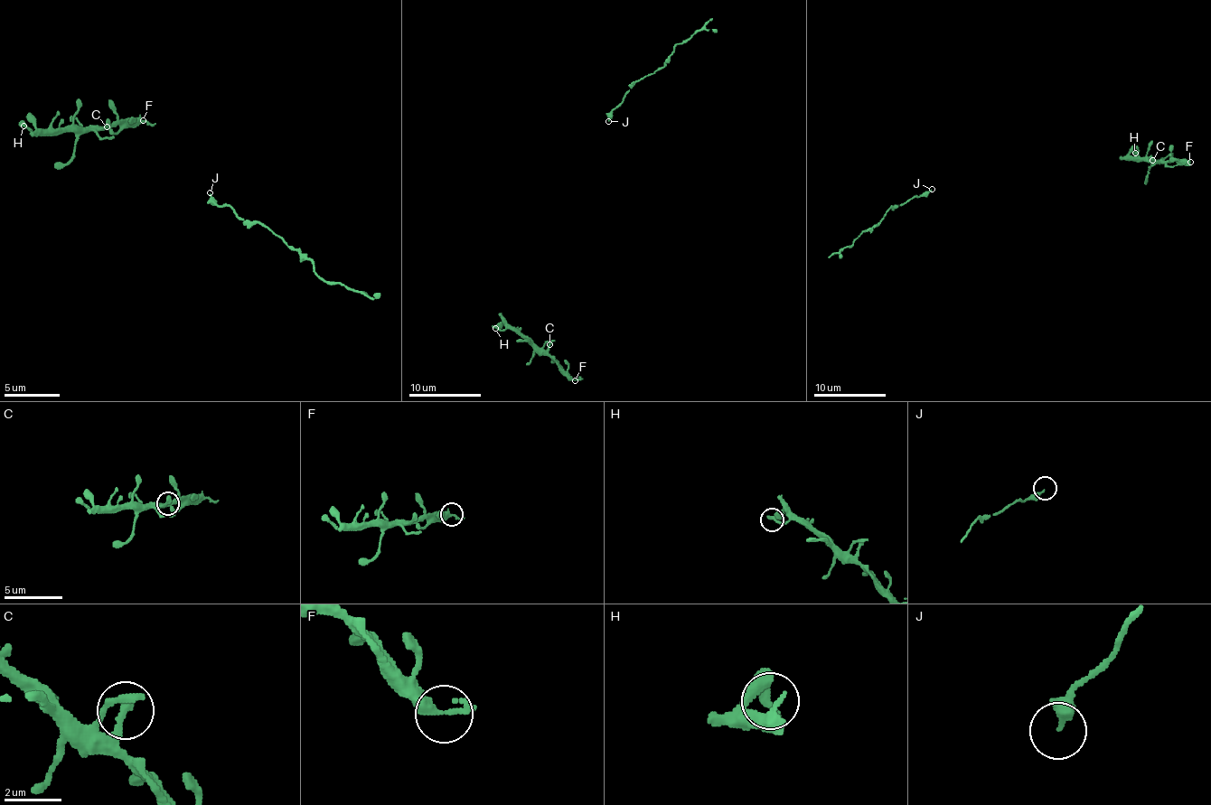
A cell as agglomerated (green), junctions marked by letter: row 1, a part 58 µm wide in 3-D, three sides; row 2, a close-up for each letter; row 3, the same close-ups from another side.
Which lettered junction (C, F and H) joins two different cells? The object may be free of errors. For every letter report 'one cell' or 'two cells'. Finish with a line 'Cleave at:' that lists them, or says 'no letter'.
C: one cell
F: one cell
H: one cell
Cleave at: no letter

